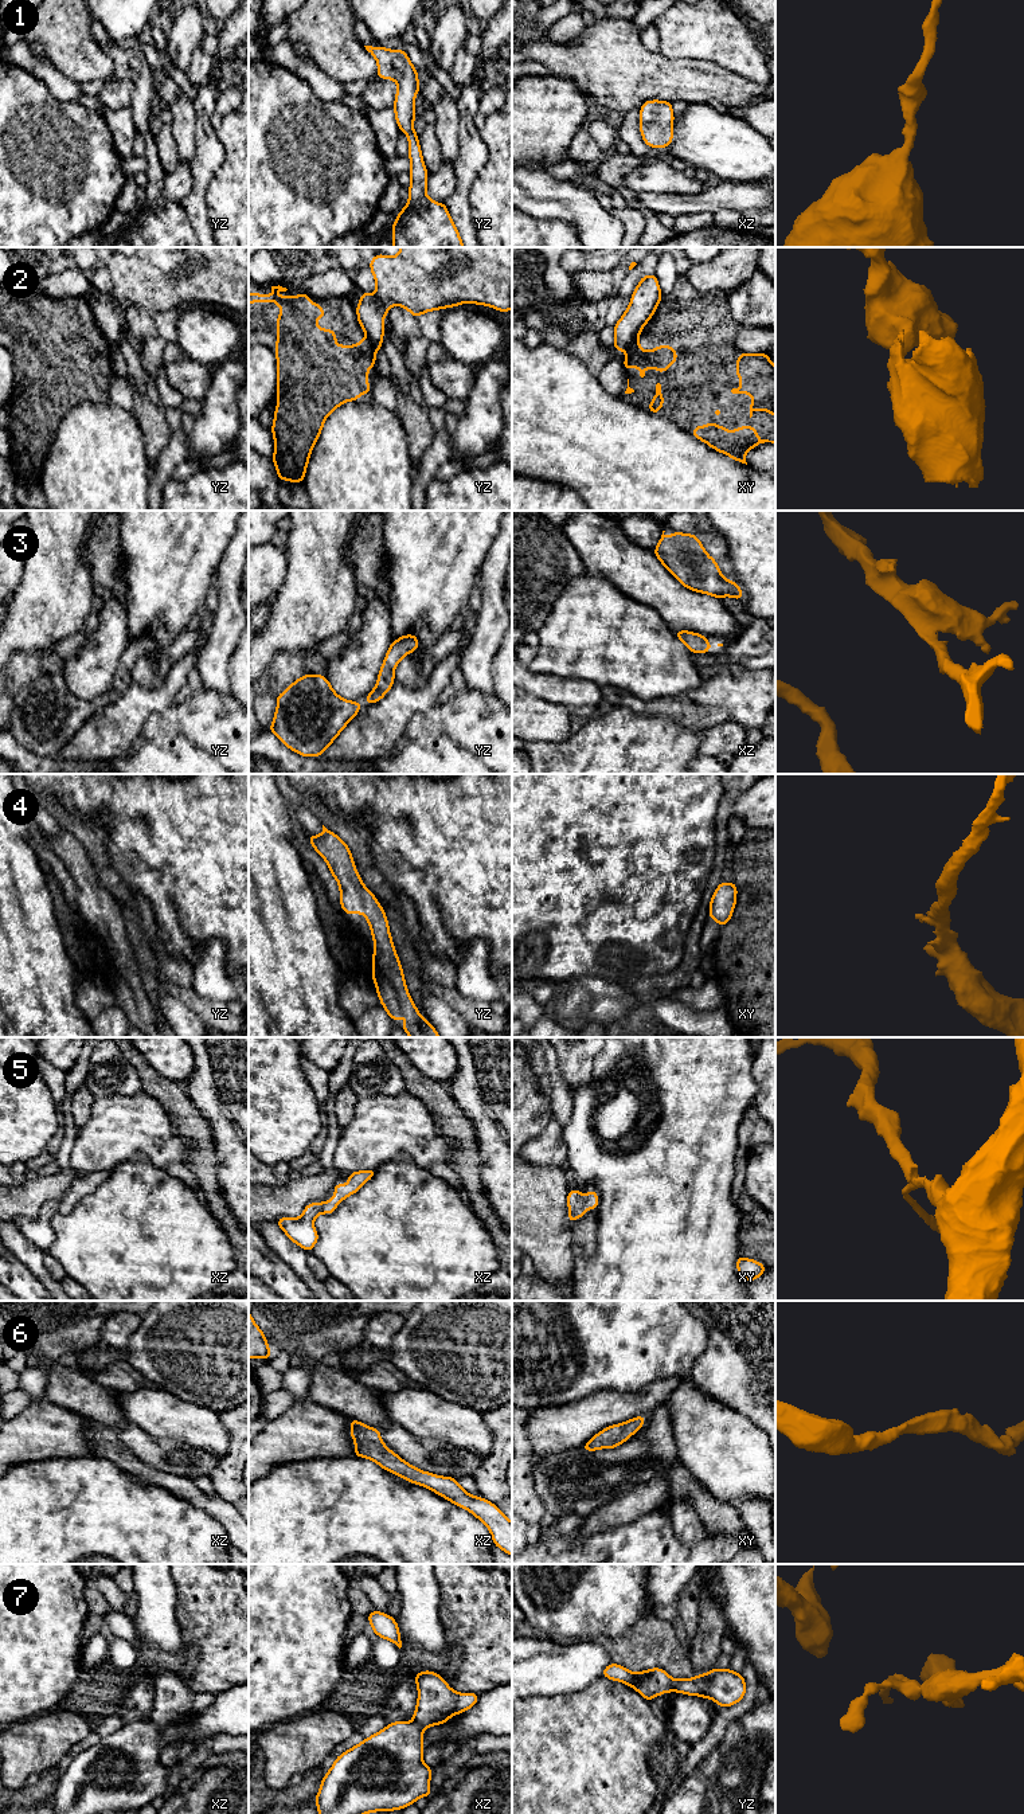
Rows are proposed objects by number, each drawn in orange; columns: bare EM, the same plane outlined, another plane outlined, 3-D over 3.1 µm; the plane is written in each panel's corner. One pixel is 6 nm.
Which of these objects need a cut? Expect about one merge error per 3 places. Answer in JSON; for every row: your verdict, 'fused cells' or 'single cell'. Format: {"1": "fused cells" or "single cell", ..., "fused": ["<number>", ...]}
{"1": "single cell", "2": "fused cells", "3": "single cell", "4": "single cell", "5": "single cell", "6": "single cell", "7": "fused cells", "fused": ["2", "7"]}

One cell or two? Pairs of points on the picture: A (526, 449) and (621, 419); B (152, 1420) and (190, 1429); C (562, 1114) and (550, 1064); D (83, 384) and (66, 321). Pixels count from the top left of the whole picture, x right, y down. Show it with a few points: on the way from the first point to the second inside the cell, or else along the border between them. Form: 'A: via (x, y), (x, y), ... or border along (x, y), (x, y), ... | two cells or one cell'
A: via (550, 433), (597, 433) | one cell
B: via (161, 1420), (180, 1420) | one cell
C: via (561, 1102), (561, 1097), (552, 1086), (550, 1076) | one cell
D: via (75, 368), (66, 359), (66, 337) | one cell

